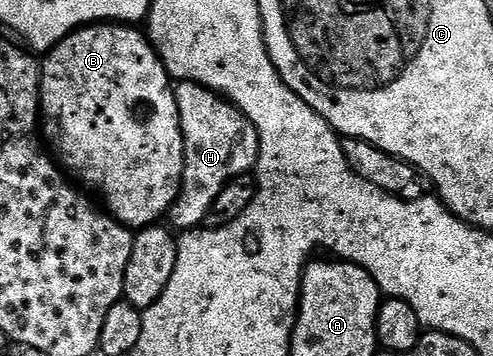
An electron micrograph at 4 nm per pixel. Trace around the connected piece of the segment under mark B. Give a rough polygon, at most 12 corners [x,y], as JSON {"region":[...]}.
{"region":[[127,23],[42,58],[41,133],[132,231],[183,186],[173,78]]}

